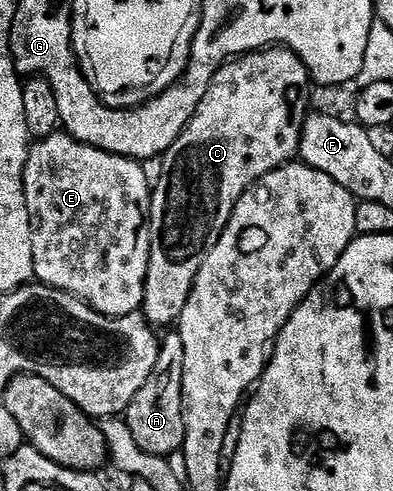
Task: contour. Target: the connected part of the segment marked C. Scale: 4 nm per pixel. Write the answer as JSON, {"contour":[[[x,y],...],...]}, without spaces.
{"contour":[[[283,45],[269,47],[262,51],[249,51],[247,55],[241,55],[225,63],[210,81],[210,89],[206,89],[206,97],[202,97],[202,105],[198,105],[194,117],[186,125],[186,129],[180,134],[178,141],[174,141],[174,145],[170,145],[170,149],[164,152],[162,156],[164,160],[162,177],[155,180],[152,187],[152,209],[148,216],[148,228],[152,240],[150,241],[148,272],[144,282],[142,314],[146,316],[153,328],[161,329],[160,327],[164,327],[163,329],[168,329],[179,320],[182,309],[186,309],[186,301],[192,292],[194,277],[198,273],[198,269],[202,269],[202,261],[206,261],[206,253],[210,253],[210,249],[214,249],[214,245],[218,245],[218,241],[222,237],[222,233],[242,196],[262,177],[266,177],[271,171],[276,171],[279,167],[283,167],[284,164],[291,163],[297,158],[304,121],[310,114],[309,90],[310,76],[306,65],[293,51],[288,50]]]}

